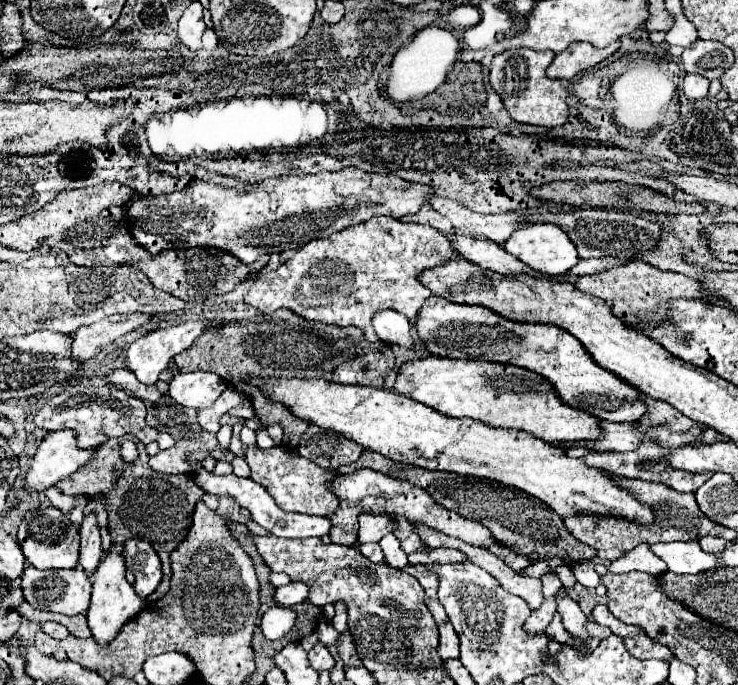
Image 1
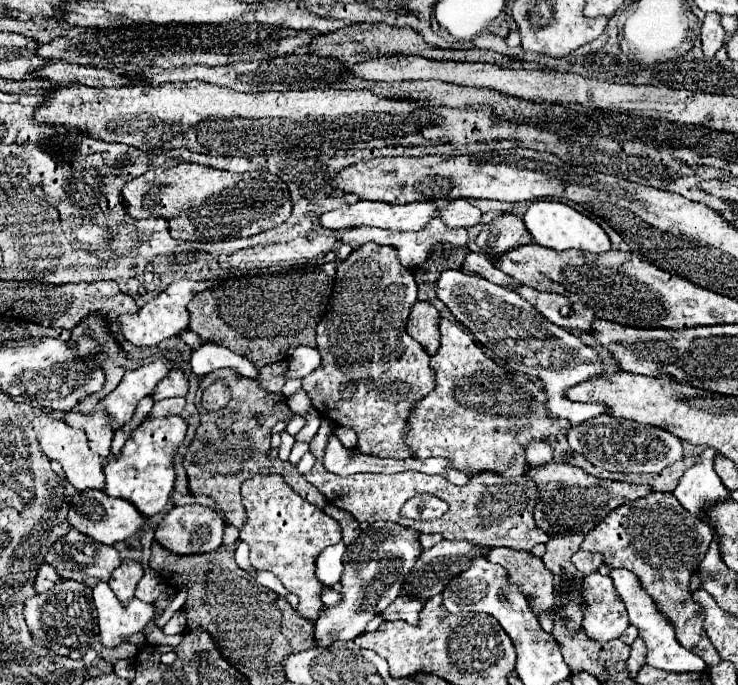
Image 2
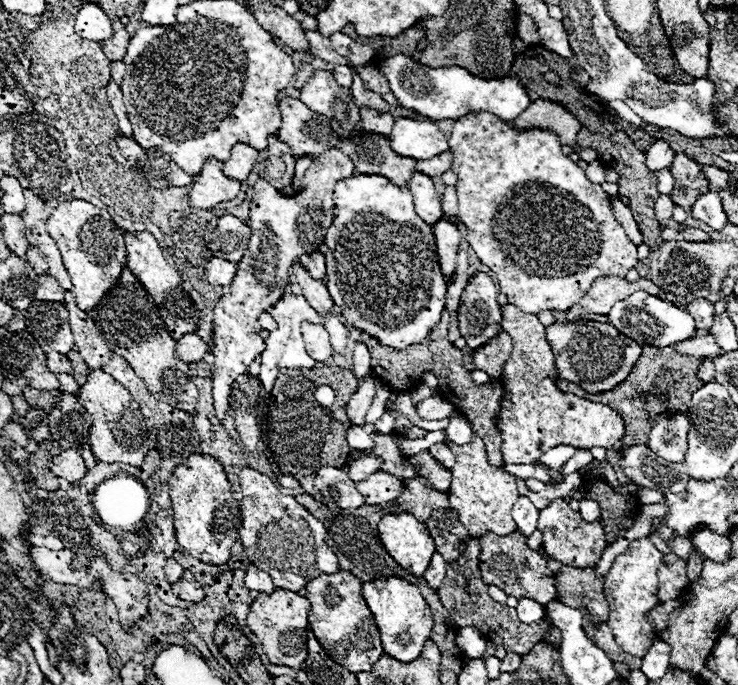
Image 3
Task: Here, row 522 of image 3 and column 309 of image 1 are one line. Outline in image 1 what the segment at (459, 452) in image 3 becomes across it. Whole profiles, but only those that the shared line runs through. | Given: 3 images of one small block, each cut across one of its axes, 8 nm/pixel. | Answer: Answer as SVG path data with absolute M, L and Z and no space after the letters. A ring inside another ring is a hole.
M274 446L268 450L246 448L244 460L250 466L250 478L262 484L282 510L302 512L312 516L328 516L338 508L338 498L328 490L328 484L336 478L334 470L324 470L302 456L290 458L284 446Z

